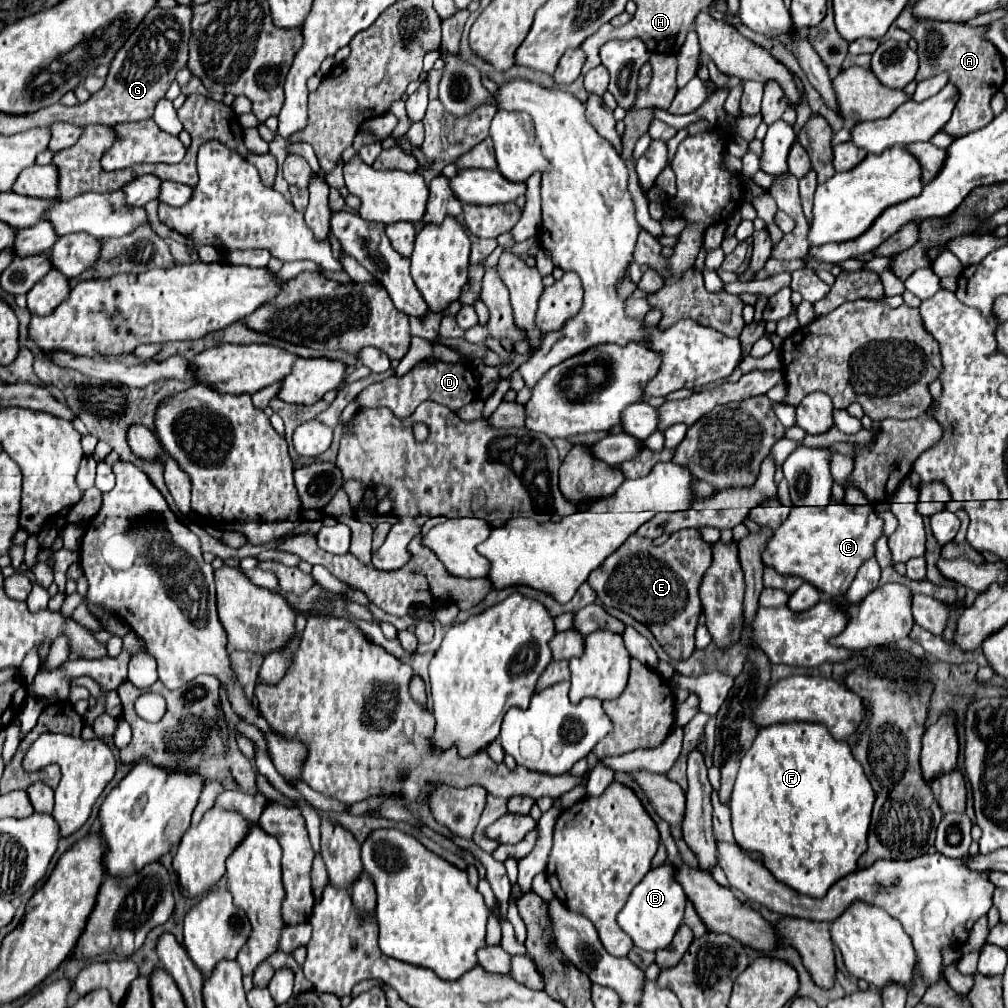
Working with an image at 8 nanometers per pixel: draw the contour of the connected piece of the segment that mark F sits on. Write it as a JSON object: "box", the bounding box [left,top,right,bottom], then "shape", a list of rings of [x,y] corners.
{"box":[730,722,874,898],"shape":[[[790,722],[760,728],[750,750],[742,756],[734,782],[730,810],[736,842],[764,856],[764,866],[800,894],[820,898],[842,876],[856,870],[856,860],[866,852],[866,836],[874,806],[874,790],[854,760],[846,742],[838,742],[822,724]]]}

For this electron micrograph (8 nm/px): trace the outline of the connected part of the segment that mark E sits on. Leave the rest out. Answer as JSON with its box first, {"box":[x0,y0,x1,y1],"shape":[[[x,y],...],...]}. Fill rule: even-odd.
{"box":[588,528,712,660],"shape":[[[684,528],[680,532],[674,532],[660,546],[654,546],[652,540],[634,534],[614,554],[610,554],[596,570],[590,572],[588,584],[596,590],[604,606],[620,608],[622,612],[630,614],[632,618],[648,626],[672,660],[688,660],[690,654],[694,652],[694,630],[698,626],[698,616],[702,612],[698,586],[710,564],[712,564],[712,546],[702,540],[698,528]]]}

